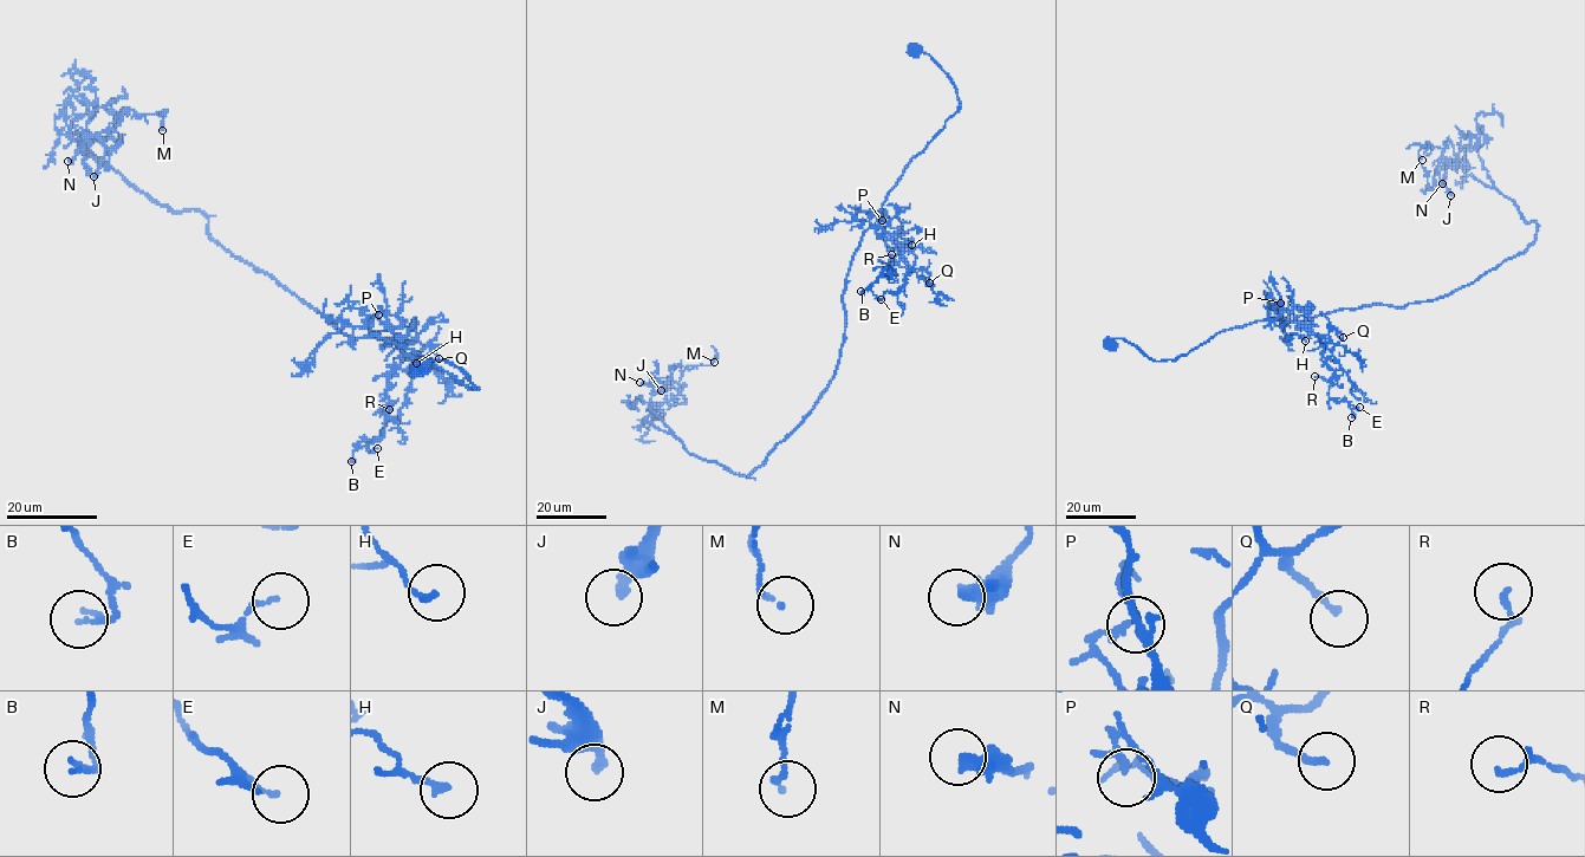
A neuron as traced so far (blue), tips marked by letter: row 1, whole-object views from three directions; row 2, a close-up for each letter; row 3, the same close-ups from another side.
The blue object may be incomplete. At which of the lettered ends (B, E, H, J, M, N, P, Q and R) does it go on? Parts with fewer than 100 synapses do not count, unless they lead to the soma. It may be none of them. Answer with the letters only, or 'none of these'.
none of these

